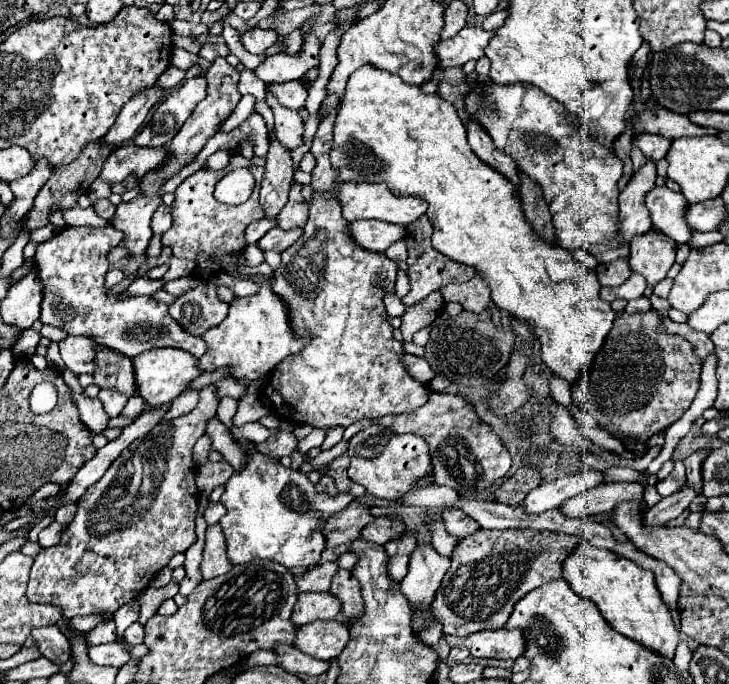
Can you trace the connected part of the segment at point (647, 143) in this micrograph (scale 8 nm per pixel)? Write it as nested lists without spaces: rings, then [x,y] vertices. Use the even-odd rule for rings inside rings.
[[[644,133],[644,135],[638,135],[636,137],[636,145],[642,149],[642,153],[646,157],[658,161],[658,159],[664,159],[666,157],[668,147],[672,145],[672,141],[660,137],[660,135],[648,135],[648,133]]]

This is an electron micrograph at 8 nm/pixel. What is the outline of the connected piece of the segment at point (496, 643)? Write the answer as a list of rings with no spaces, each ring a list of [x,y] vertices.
[[[504,627],[496,631],[478,631],[466,637],[446,637],[446,641],[450,647],[466,647],[472,657],[516,661],[524,655],[524,635]]]

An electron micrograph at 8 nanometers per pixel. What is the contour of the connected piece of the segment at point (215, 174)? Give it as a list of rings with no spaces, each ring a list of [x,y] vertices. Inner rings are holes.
[[[232,155],[230,165],[222,171],[212,171],[212,169],[200,169],[194,175],[190,175],[186,181],[182,181],[176,189],[176,199],[172,203],[172,227],[162,235],[162,245],[168,245],[172,249],[172,253],[176,257],[182,259],[192,259],[196,263],[196,271],[194,275],[198,279],[210,279],[212,275],[216,275],[220,269],[214,269],[216,265],[220,265],[220,257],[222,255],[240,255],[246,247],[244,241],[244,229],[246,225],[250,225],[256,219],[264,217],[264,209],[260,207],[258,201],[258,191],[260,191],[260,181],[262,181],[262,173],[264,167],[254,167],[248,159],[244,159],[242,155]],[[238,167],[246,167],[252,171],[252,175],[256,177],[256,187],[252,193],[252,199],[248,199],[248,205],[224,205],[220,201],[214,199],[214,185],[232,169]],[[202,235],[204,235],[204,245],[202,245]],[[222,235],[222,239],[228,239],[226,245],[208,245],[208,237],[218,237]]]

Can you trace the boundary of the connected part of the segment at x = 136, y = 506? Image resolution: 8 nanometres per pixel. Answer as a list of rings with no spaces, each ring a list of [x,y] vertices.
[[[206,385],[200,391],[198,407],[170,423],[156,425],[146,435],[156,435],[156,439],[136,439],[130,443],[120,457],[110,465],[110,469],[98,479],[86,493],[76,501],[78,511],[72,523],[64,529],[60,543],[56,547],[42,549],[32,565],[26,597],[30,603],[50,603],[62,609],[64,619],[74,615],[92,613],[114,613],[118,607],[136,599],[144,587],[150,585],[156,571],[166,567],[176,553],[184,553],[196,541],[194,517],[198,507],[198,489],[194,485],[194,463],[192,447],[200,435],[206,431],[206,423],[216,415],[218,399],[214,395],[214,385]]]

